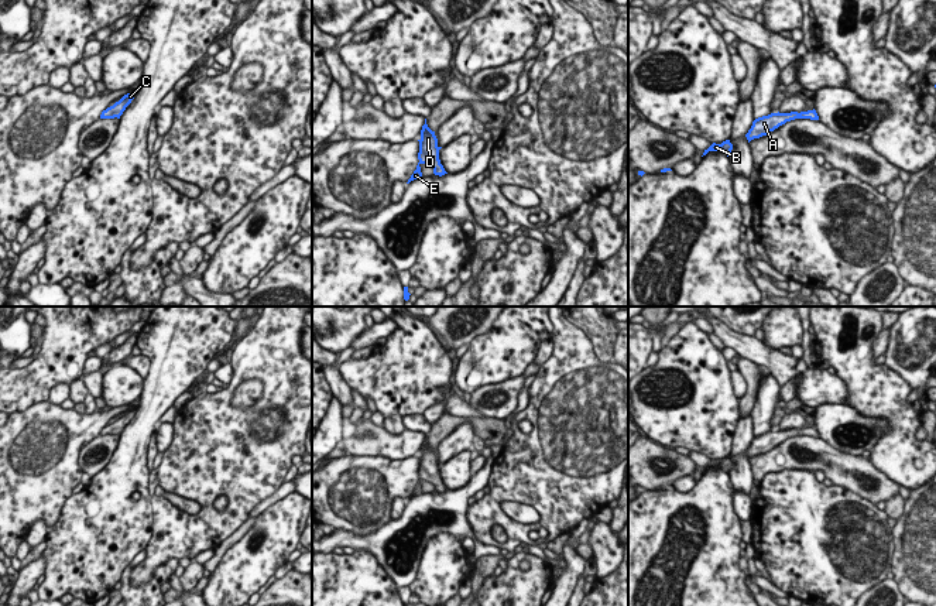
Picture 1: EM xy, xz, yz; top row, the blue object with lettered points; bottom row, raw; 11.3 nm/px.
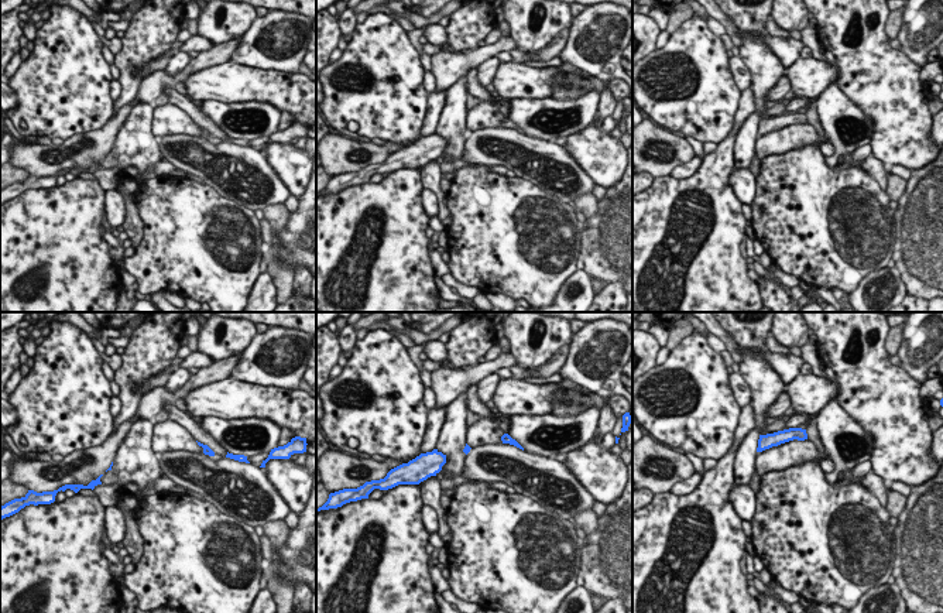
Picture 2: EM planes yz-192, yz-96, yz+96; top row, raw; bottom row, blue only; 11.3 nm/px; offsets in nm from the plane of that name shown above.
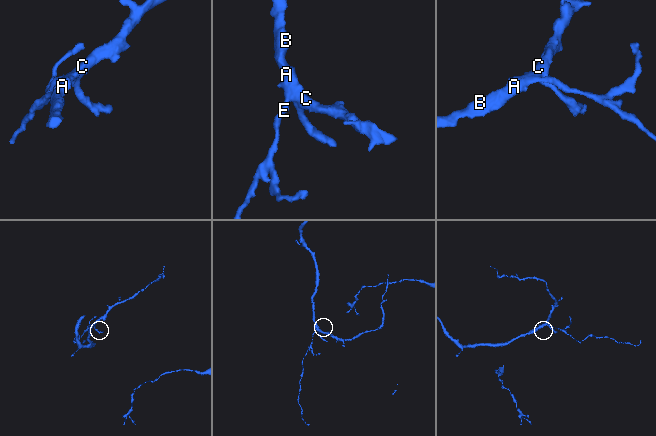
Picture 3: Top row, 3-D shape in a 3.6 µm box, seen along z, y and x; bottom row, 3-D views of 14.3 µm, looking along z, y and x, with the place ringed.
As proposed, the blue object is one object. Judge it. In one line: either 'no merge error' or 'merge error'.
no merge error

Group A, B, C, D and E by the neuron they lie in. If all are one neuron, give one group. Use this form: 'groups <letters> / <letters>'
groups A B C D E

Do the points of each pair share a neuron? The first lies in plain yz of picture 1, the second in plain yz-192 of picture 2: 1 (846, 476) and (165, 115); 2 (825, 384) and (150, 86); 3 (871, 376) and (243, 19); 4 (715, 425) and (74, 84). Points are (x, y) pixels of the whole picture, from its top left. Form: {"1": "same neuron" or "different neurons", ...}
{"1": "different neurons", "2": "different neurons", "3": "same neuron", "4": "same neuron"}

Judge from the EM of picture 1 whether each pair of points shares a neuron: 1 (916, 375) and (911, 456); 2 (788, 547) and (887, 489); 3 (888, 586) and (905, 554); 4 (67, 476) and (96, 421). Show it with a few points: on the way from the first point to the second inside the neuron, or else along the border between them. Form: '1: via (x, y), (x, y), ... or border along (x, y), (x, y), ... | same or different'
1: border along (912, 403), (921, 418) | different
2: border along (839, 485), (867, 497), (874, 504) | different
3: border along (892, 579), (900, 591) | different
4: via (67, 462), (67, 449), (82, 434) | same

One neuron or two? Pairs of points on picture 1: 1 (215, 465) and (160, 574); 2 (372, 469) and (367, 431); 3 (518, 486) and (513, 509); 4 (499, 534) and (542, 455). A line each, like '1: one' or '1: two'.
1: two
2: two
3: two
4: two

